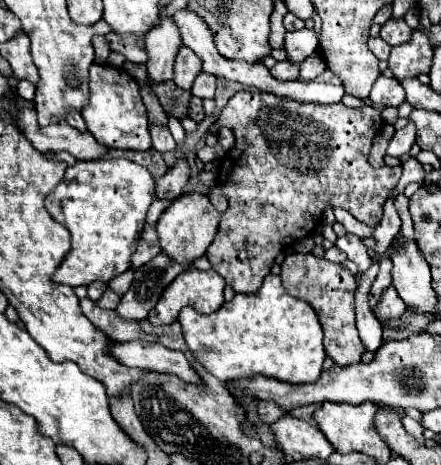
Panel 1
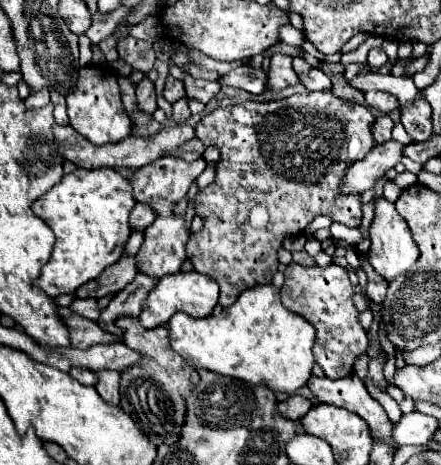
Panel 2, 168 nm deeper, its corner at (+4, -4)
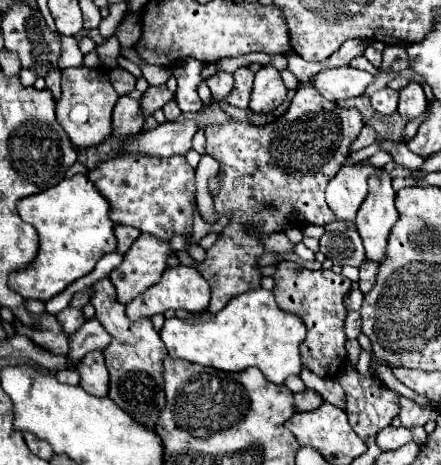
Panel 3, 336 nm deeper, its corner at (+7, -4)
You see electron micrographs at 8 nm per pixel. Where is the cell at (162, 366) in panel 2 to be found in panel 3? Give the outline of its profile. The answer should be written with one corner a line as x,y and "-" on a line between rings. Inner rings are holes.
100,279
92,285
90,303
96,309
96,319
102,327
112,335
112,343
104,349
106,367
110,373
110,391
108,397
126,413
130,413
138,423
148,429
156,427
158,415
164,407
164,391
162,391
162,359
168,355
164,351
164,343
160,335
154,331
148,317
138,321
130,321
126,315
124,303
114,299
114,287
110,279

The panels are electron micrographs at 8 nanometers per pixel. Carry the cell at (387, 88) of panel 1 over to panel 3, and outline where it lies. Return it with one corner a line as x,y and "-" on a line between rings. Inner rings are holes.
380,89
372,95
372,107
382,113
382,115
390,115
398,109
398,91
394,89

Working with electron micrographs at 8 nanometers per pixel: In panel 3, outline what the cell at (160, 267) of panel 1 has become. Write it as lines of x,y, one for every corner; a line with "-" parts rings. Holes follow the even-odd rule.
90,319
90,321
84,323
84,327
80,327
80,329
74,333
72,339
68,341
68,345
70,345
68,361
70,361
72,365
76,365
88,351
104,349
108,343
110,343
110,335
106,333
106,329
104,329
98,321

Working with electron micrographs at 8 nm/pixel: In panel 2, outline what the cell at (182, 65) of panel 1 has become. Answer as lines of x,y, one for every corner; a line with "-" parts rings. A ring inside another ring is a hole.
167,77
167,83
165,83
165,99
169,103
175,103
177,99
185,97
185,87
183,87
183,81
175,79
175,77

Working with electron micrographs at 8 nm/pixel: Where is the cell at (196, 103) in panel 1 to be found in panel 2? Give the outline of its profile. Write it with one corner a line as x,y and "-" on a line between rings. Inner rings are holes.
187,97
175,101
175,103
173,103
173,121
175,121
177,125
181,125
181,123
185,123
189,117
191,117
191,113
189,113
189,101
187,101

